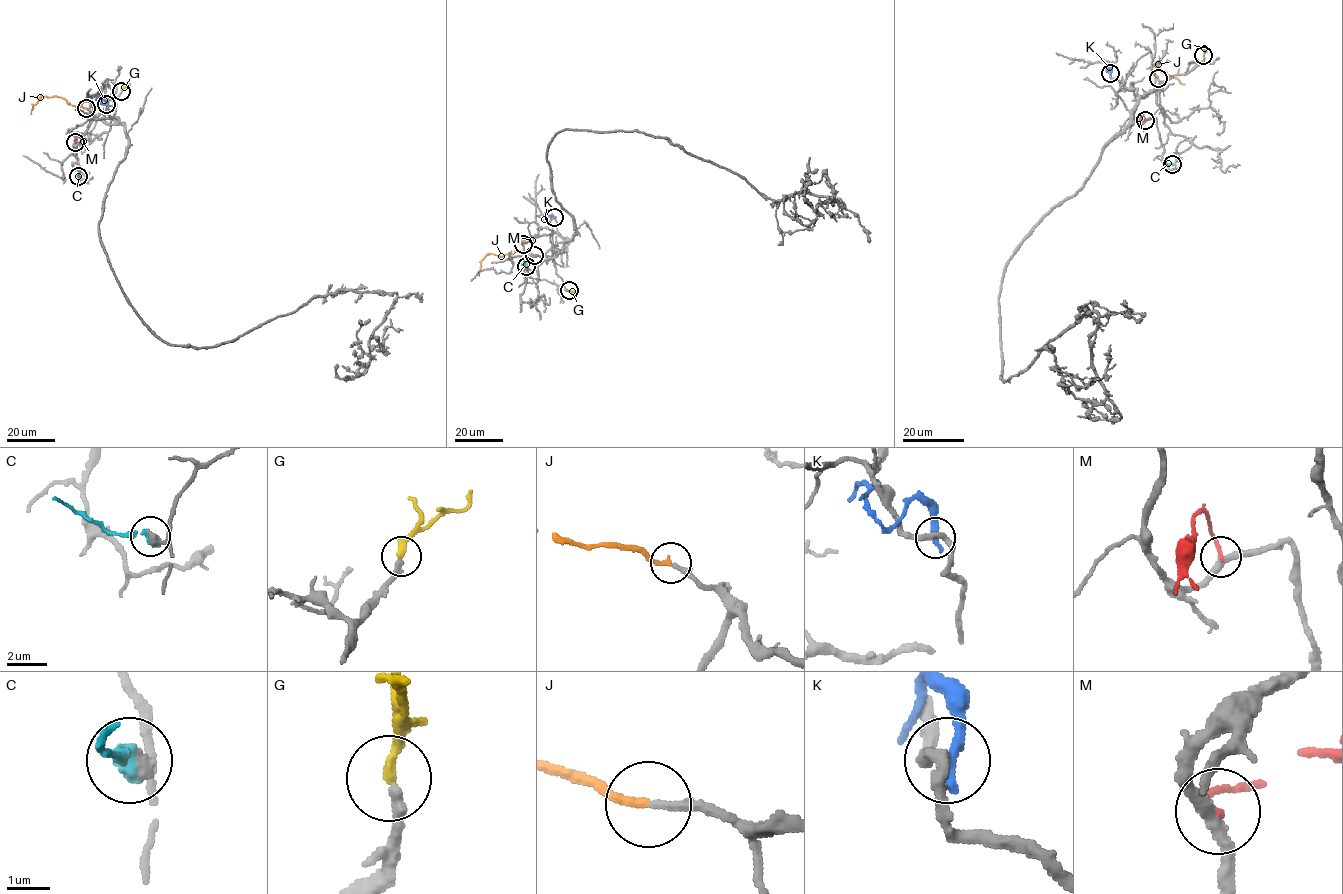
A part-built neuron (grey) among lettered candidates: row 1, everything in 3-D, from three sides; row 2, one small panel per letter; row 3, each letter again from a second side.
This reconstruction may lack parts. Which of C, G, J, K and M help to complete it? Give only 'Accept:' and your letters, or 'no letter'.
Accept: C, G, J

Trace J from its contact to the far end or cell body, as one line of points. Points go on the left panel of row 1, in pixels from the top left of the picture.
J: (86, 108), (70, 105), (55, 96), (41, 96), (34, 105), (31, 114)

